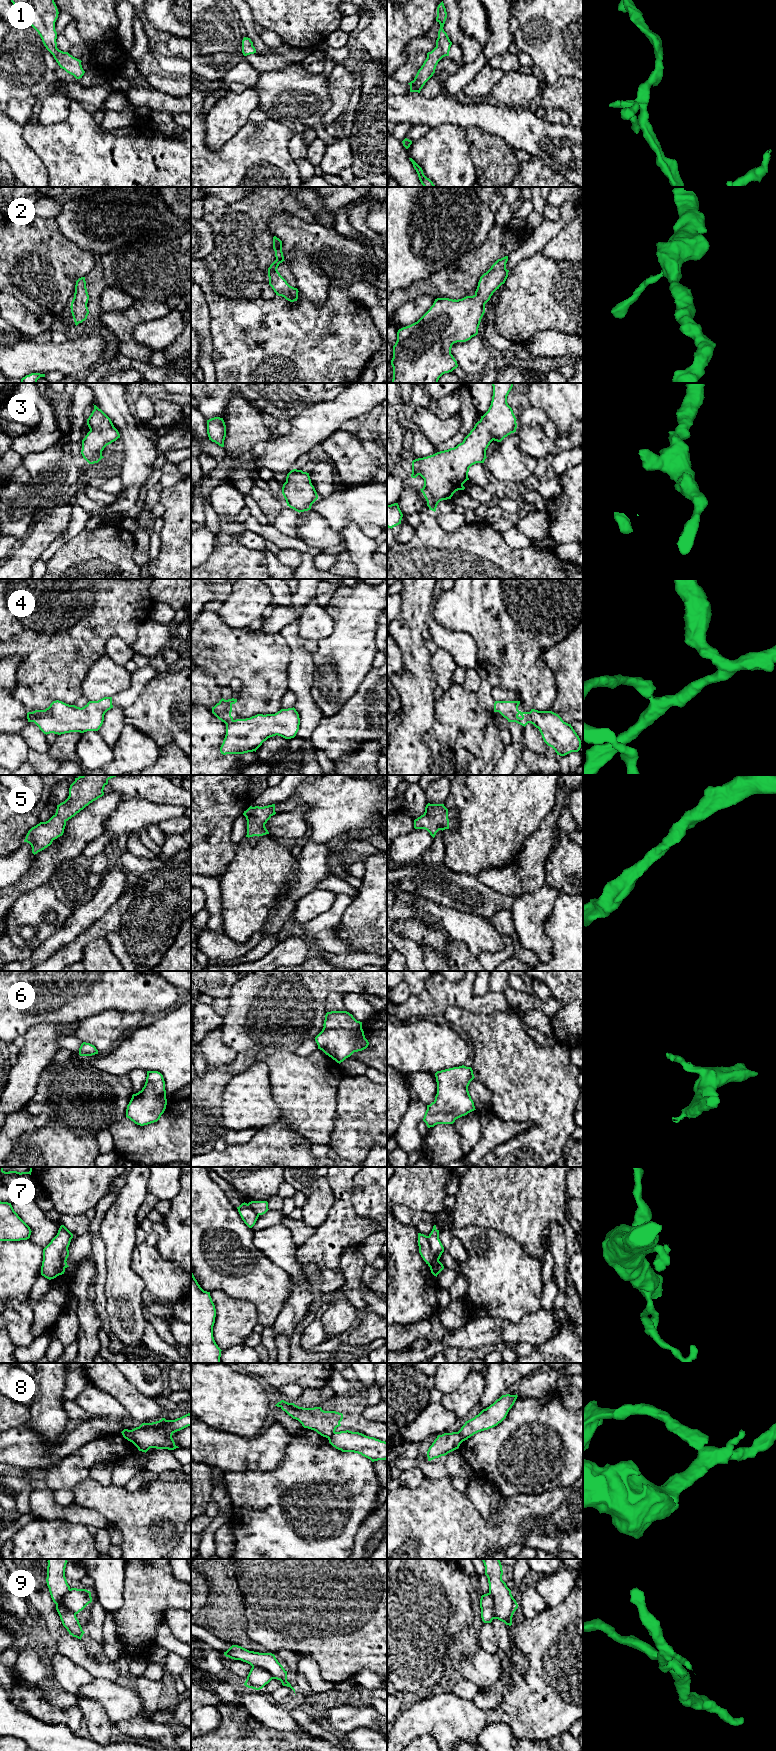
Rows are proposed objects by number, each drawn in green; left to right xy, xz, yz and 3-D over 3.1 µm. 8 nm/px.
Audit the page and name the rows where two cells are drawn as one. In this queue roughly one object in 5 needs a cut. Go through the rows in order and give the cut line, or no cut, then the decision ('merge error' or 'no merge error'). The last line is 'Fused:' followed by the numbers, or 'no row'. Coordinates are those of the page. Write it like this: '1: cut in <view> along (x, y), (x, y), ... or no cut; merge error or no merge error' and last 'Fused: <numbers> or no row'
1: no cut; no merge error
2: no cut; no merge error
3: no cut; no merge error
4: cut in yz along (529, 712), (530, 722); merge error
5: no cut; no merge error
6: no cut; no merge error
7: cut in yz along (427, 1236), (431, 1250), (431, 1261), (428, 1264); merge error
8: cut in xy along (129, 1430), (135, 1444); merge error
9: cut in xy along (70, 1589), (64, 1597), (63, 1606), (75, 1614); merge error
Fused: 4, 7, 8, 9

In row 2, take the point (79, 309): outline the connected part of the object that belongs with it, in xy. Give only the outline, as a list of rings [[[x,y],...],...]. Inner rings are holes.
[[[81,277],[76,281],[74,298],[70,306],[76,326],[87,319],[89,314],[87,307],[88,300],[89,295],[86,288],[85,277]]]

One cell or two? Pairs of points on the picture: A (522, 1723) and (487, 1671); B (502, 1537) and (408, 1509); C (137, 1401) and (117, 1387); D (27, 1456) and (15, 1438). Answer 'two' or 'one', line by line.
A: two
B: one
C: one
D: one

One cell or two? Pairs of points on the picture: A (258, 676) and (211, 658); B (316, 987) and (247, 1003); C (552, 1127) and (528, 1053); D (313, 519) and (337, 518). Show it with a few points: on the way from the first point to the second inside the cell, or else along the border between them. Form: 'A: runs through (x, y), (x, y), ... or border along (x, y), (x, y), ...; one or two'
A: runs through (246, 664), (240, 658), (223, 658); one
B: runs through (299, 988), (287, 991), (274, 1003), (264, 1003); one
C: runs through (552, 1109), (552, 1077), (546, 1071); one
D: border along (310, 509), (322, 515), (328, 524), (340, 533); two

